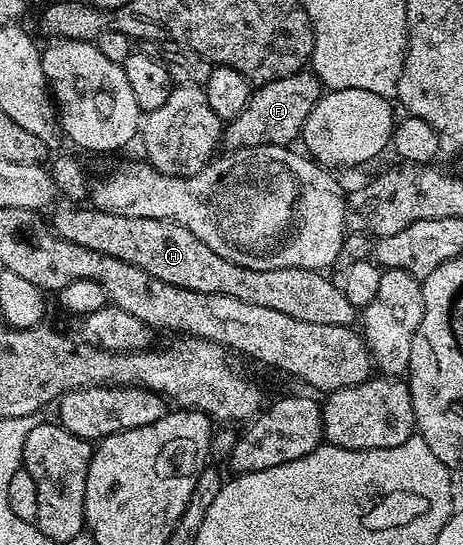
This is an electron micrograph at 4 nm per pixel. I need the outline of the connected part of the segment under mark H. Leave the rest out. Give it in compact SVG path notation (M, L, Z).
M70 207L63 217L58 217L52 221L53 228L58 236L70 241L74 245L80 247L88 247L92 251L98 251L104 255L112 255L116 259L122 259L124 263L132 263L136 267L140 267L144 271L148 271L148 275L156 275L156 279L164 279L164 283L172 283L181 289L188 291L200 291L201 293L219 293L220 295L232 295L232 299L240 299L243 303L255 304L256 307L267 307L274 311L281 311L286 315L292 315L294 319L301 319L308 323L328 323L332 326L353 326L358 319L358 310L352 303L349 303L348 297L344 295L341 286L334 284L326 277L321 270L308 268L277 268L271 271L256 271L255 268L240 267L240 263L232 263L228 259L224 259L224 255L216 255L216 251L212 251L212 247L208 247L208 243L200 243L200 239L196 239L196 235L192 235L192 231L188 231L188 227L180 227L180 223L175 221L165 221L164 219L148 219L147 217L129 217L128 215L116 215L108 211L100 211L93 207L85 207L86 209L78 209L82 207Z

